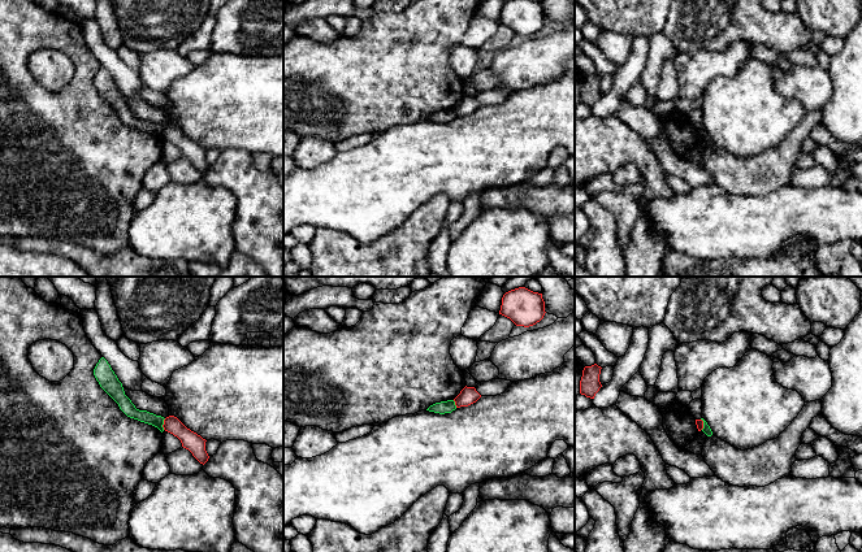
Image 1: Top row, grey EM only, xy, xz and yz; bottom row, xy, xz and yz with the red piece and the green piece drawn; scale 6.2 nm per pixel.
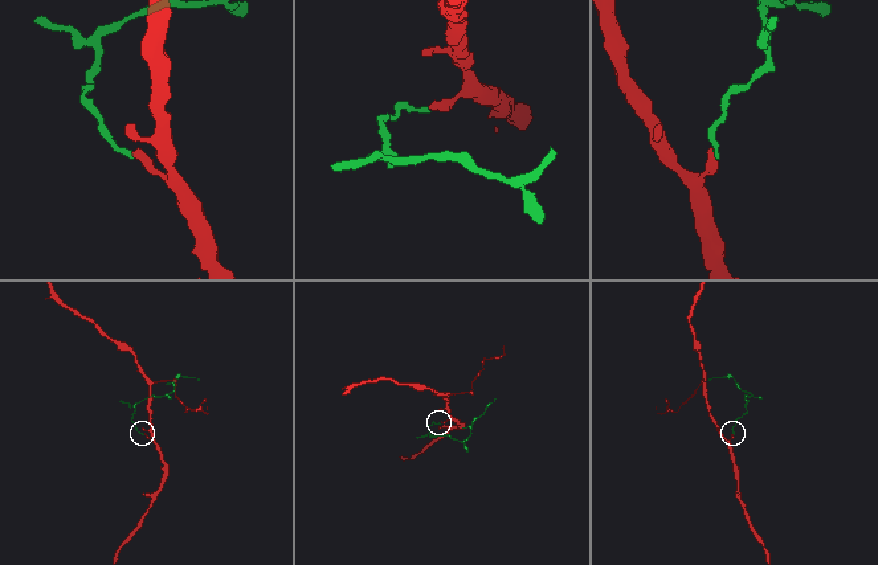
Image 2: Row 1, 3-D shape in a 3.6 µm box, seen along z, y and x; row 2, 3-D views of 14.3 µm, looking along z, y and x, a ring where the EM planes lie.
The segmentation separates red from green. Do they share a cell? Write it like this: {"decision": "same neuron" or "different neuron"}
{"decision": "different neuron"}

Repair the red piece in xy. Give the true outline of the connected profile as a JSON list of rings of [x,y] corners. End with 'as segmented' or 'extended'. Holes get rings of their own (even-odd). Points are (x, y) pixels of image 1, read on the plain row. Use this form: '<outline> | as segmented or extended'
[[[166,126],[163,136],[165,140],[177,145],[181,149],[182,156],[189,158],[200,173],[204,174],[208,170],[209,165],[205,160],[207,149],[187,138],[177,126]]] | as segmented

